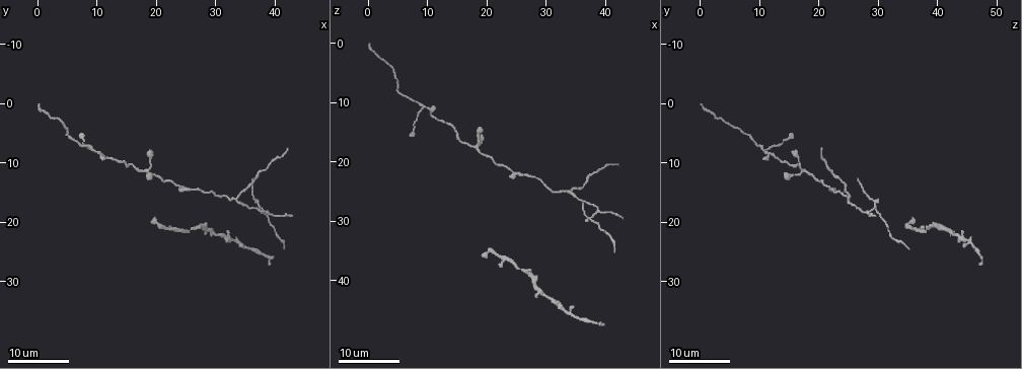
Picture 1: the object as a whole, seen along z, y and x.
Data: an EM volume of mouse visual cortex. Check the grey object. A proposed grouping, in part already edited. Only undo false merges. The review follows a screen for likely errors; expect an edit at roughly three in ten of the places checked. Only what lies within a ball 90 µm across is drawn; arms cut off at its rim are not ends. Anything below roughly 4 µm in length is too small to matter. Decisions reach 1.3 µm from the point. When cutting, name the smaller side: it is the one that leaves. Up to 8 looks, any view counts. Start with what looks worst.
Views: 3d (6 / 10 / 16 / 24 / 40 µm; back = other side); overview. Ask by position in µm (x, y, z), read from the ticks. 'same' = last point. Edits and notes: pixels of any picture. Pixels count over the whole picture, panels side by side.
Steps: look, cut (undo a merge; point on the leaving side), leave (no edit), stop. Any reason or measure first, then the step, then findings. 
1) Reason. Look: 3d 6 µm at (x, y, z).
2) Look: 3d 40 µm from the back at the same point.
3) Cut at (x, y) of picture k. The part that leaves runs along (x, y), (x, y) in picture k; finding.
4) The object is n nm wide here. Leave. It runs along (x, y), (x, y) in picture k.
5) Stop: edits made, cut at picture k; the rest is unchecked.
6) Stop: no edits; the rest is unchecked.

Arms part here. Look: 3d 16 µm at (9.5, 8.0, 11.0).

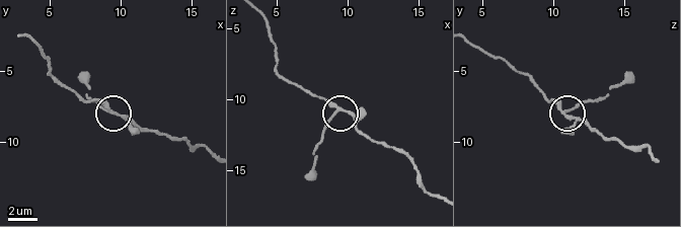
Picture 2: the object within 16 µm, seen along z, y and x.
Look: 3d 10 µm at (9.2, 7.8, 10.6).

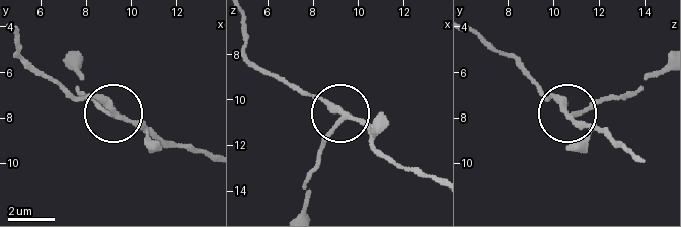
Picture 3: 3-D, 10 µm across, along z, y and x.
The object is 210 nm wide here. Leave. It runs along (638, 158), (569, 118), (621, 95) in picture 3; continuous, no second neuron.

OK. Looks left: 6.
Four arms meet. Look: 3d 24 µm at (34.5, 23.0, 45.5).

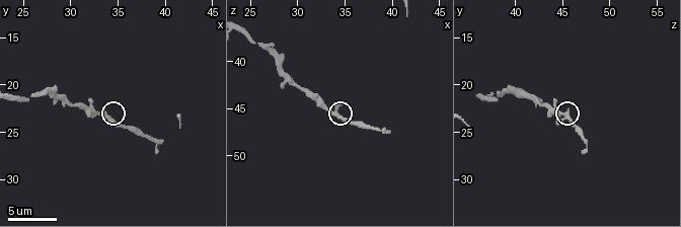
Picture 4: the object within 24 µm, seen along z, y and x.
Look: 3d 10 µm at (34.2, 23.8, 45.6).

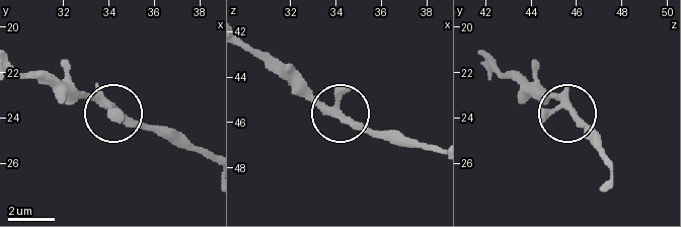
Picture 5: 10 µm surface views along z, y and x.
Leave. Continuous, no second neuron.

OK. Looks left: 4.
Look: 3d 24 µm at (18.5, 11.5, 17.5).

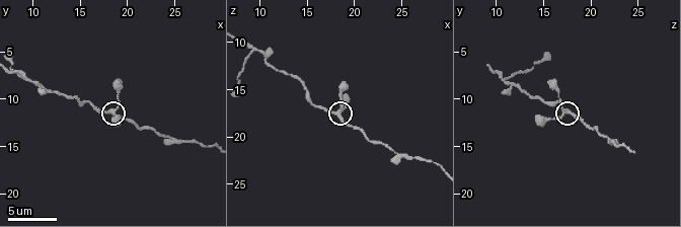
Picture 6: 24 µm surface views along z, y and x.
Look: 3d 6 µm at (18.2, 11.2, 17.4).

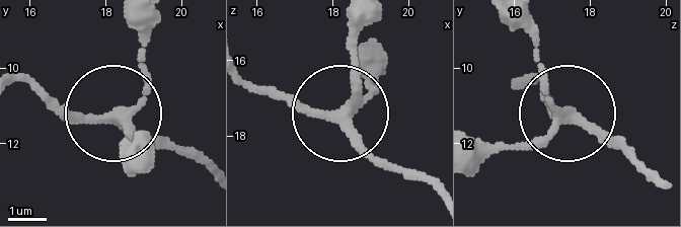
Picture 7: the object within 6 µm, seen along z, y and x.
Other side. Look: 3d 6 µm from the back at (18.25, 11.30, 17.50).

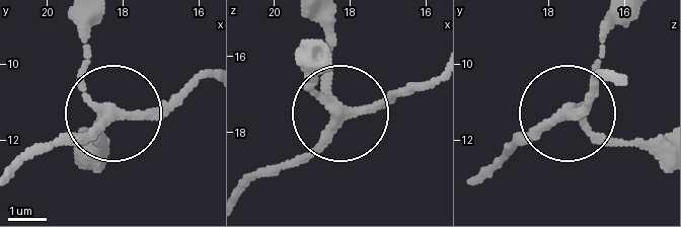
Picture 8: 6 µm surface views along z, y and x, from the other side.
Leave. It runs along (250, 186), (299, 158), (328, 120), (328, 99), (302, 64) in picture 8; one neuron here.

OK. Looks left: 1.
Stop: no edits; the rest is unchecked.

